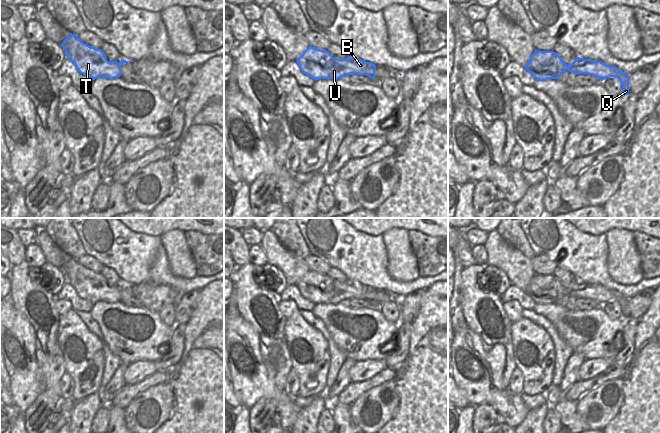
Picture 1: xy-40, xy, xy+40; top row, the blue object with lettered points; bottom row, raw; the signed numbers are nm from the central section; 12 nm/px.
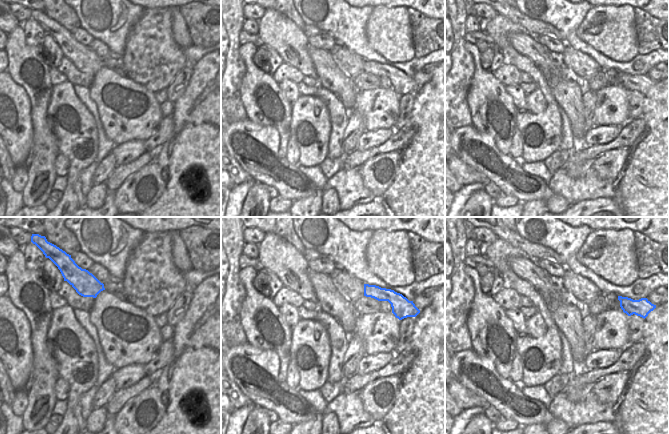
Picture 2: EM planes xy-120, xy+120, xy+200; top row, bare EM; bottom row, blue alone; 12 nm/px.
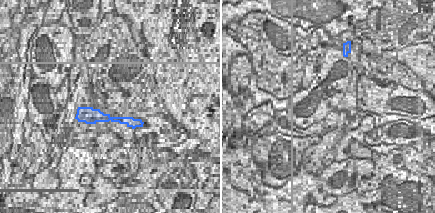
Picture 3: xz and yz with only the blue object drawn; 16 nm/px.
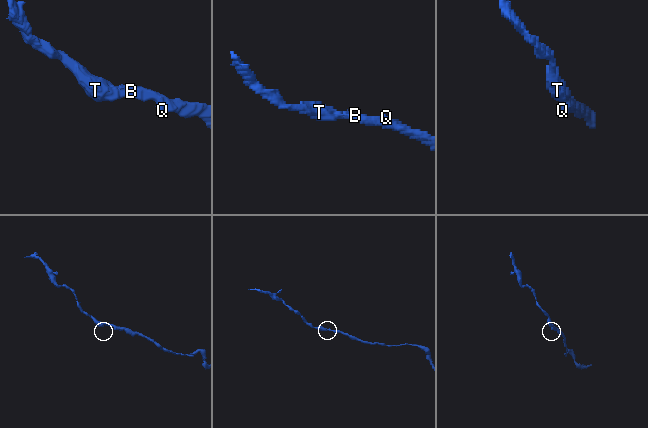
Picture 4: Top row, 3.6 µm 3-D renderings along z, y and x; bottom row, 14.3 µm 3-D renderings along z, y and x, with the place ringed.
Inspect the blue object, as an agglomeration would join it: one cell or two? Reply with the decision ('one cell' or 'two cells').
one cell

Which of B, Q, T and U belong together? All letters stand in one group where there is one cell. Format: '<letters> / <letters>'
B Q T U

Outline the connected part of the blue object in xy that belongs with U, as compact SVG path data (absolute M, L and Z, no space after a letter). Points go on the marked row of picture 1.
M309 46L297 59L300 70L315 81L332 79L334 81L350 74L366 75L375 79L376 65L359 58L334 58L327 50Z

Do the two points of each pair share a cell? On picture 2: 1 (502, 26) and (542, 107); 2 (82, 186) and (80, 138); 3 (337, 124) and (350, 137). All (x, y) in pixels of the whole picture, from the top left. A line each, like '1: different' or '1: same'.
1: same
2: different
3: different

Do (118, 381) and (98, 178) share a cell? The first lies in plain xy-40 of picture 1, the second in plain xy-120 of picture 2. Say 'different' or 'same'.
same

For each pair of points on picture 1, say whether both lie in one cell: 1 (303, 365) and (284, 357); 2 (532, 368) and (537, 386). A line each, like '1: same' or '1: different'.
1: different
2: same

